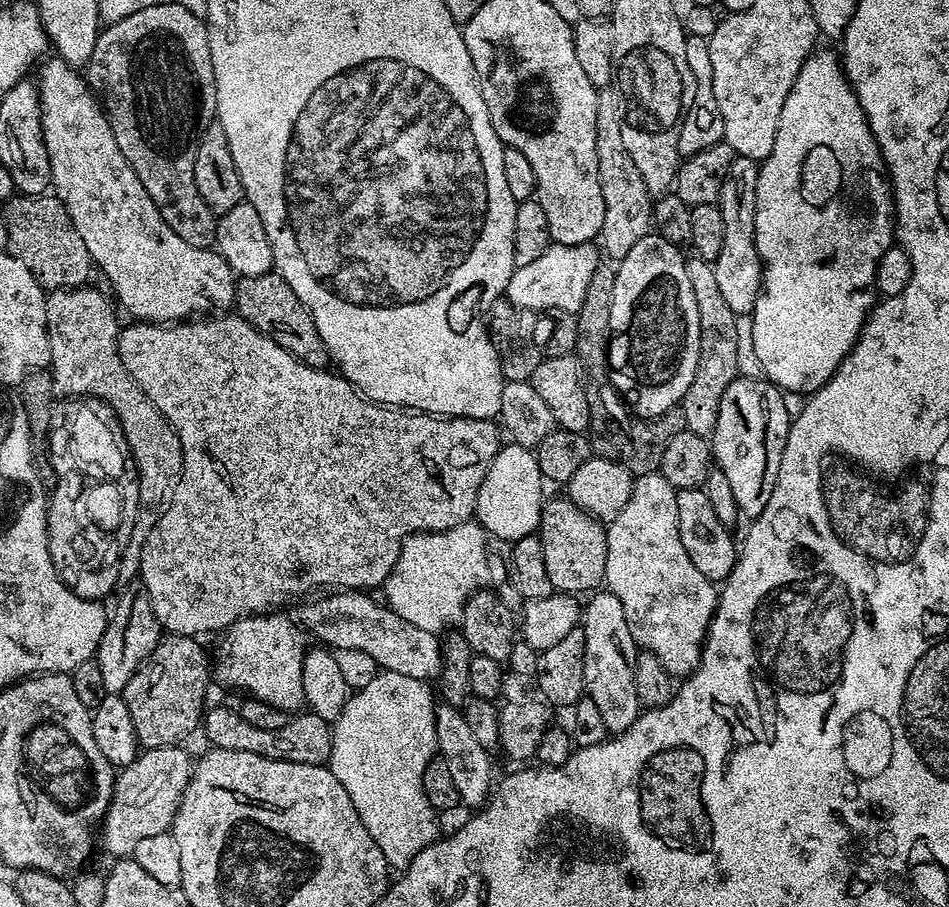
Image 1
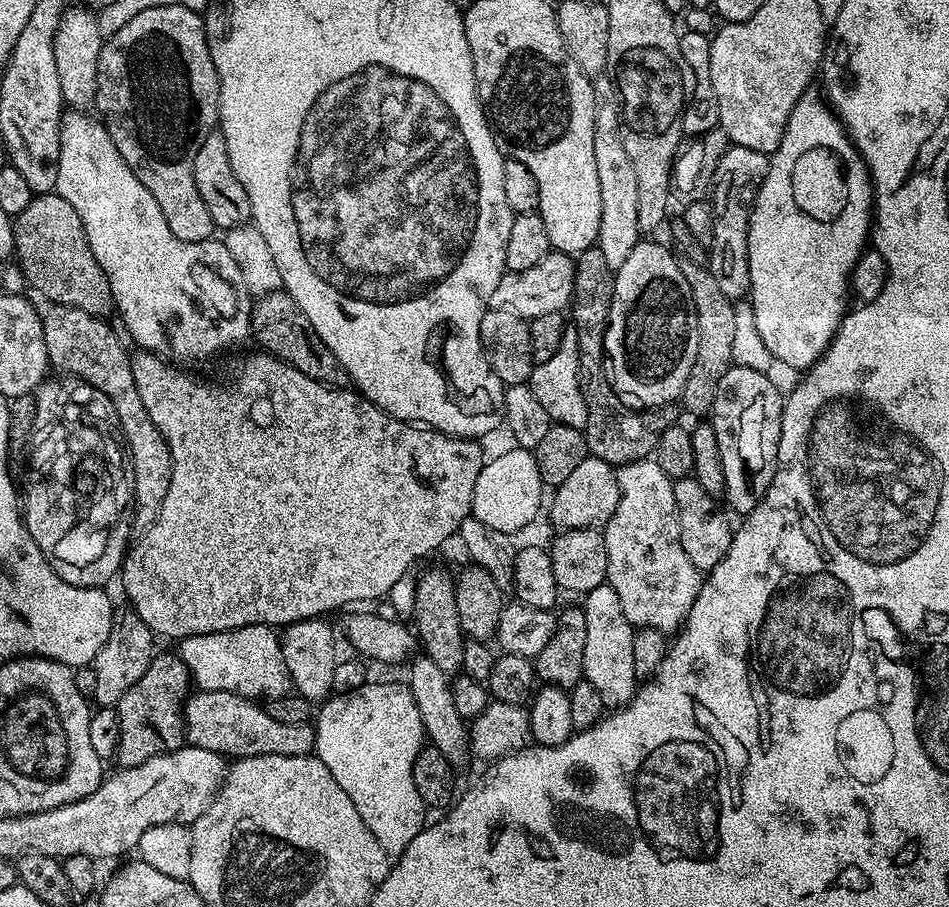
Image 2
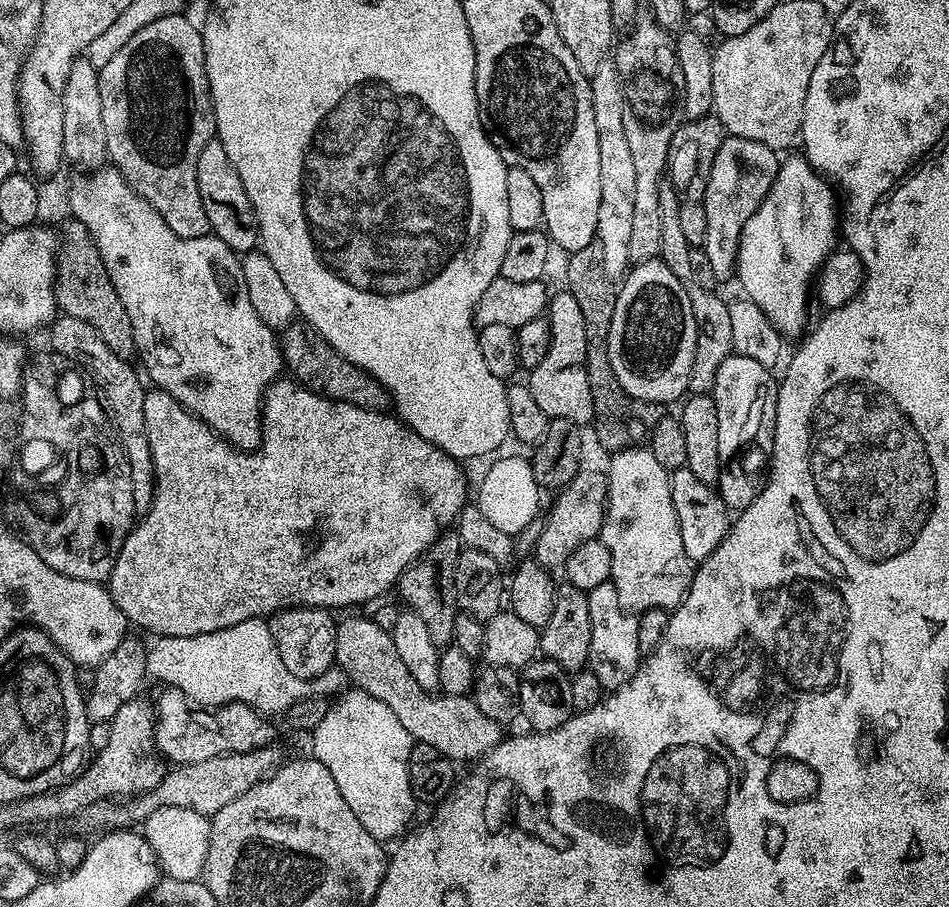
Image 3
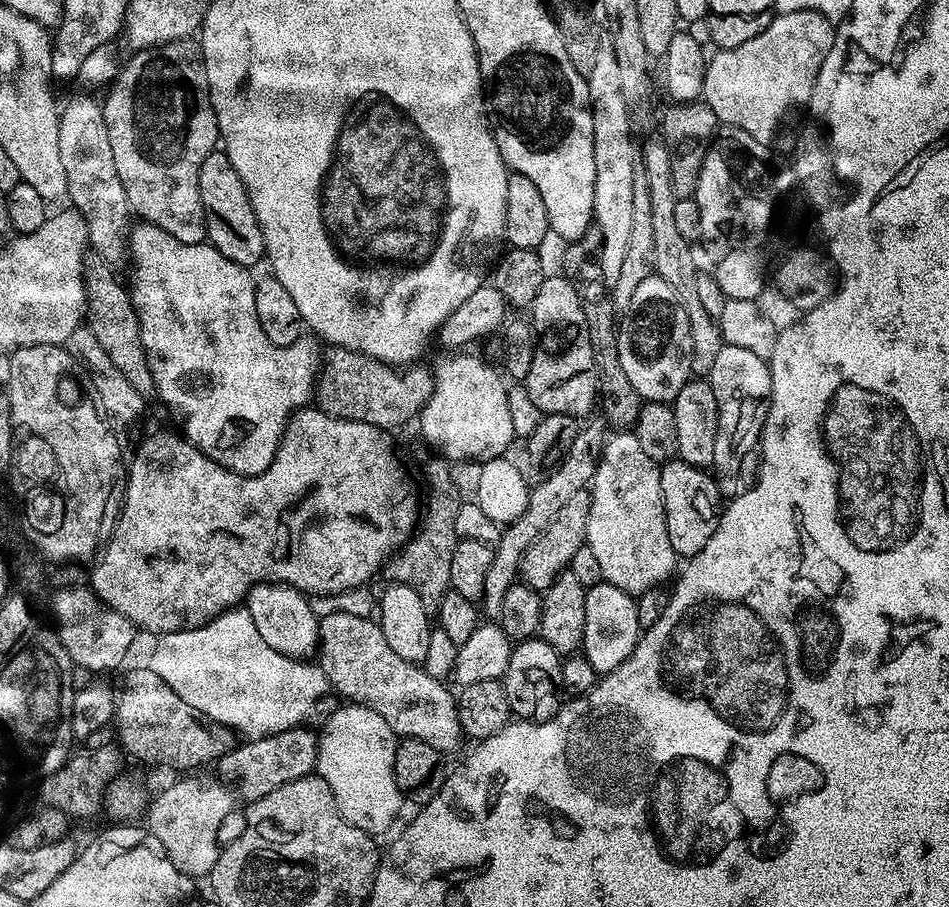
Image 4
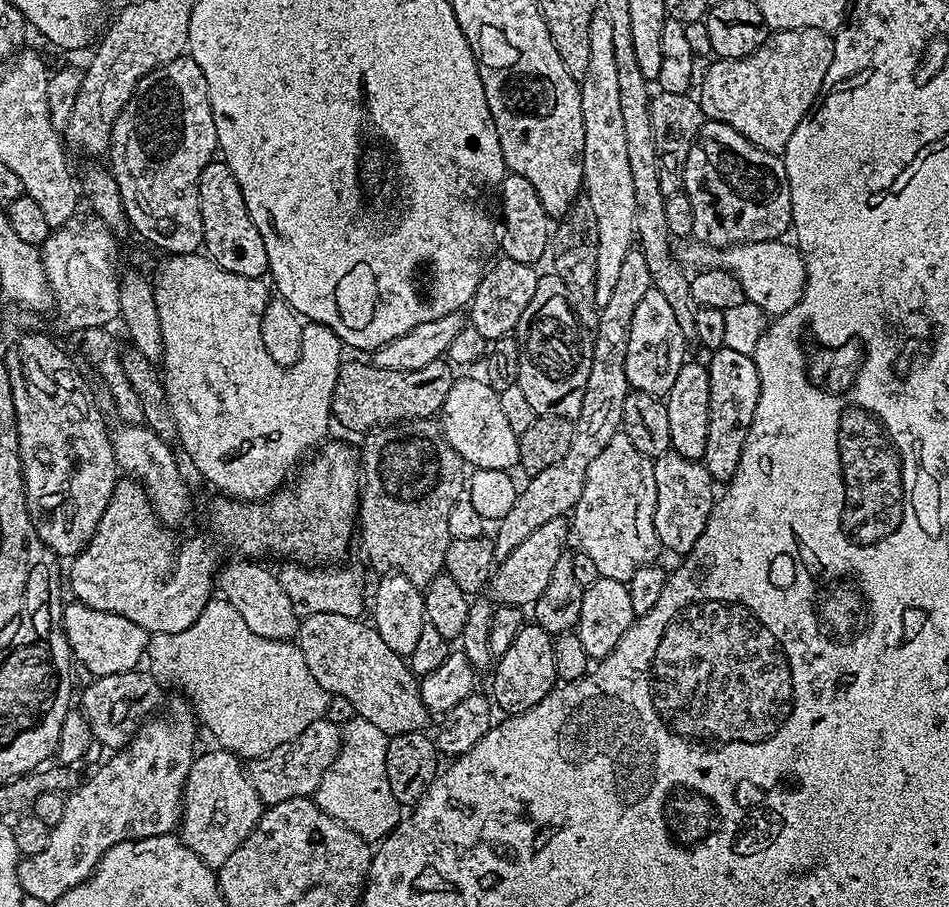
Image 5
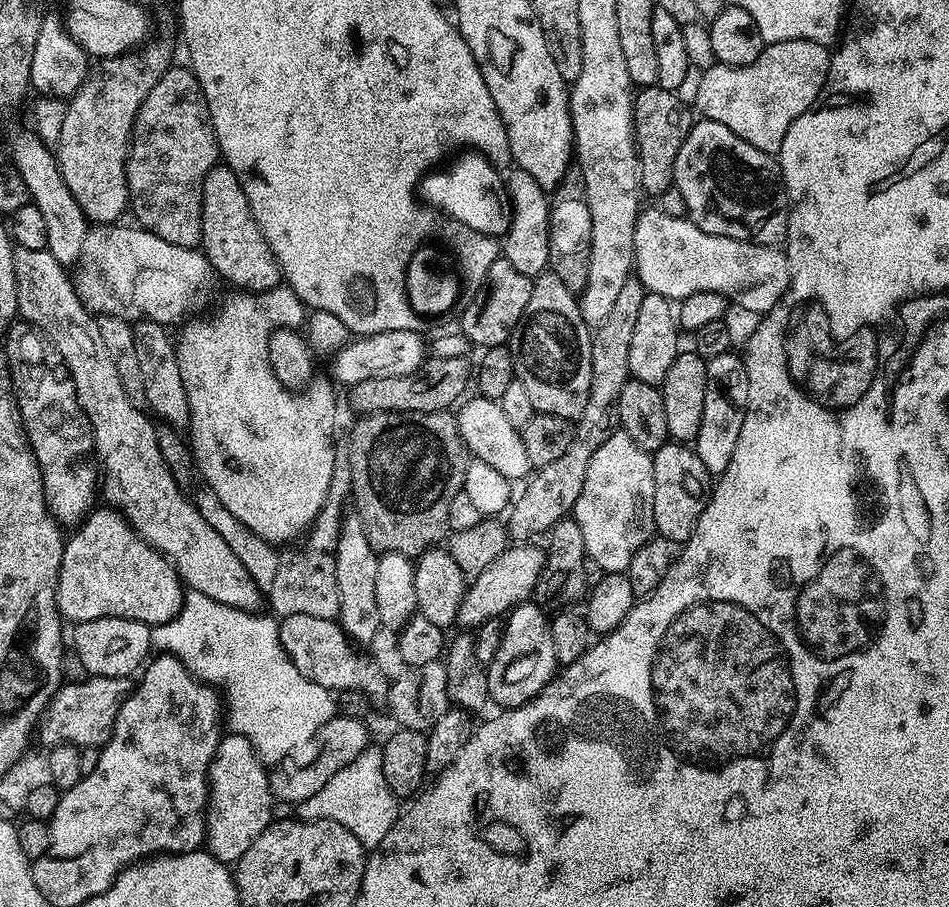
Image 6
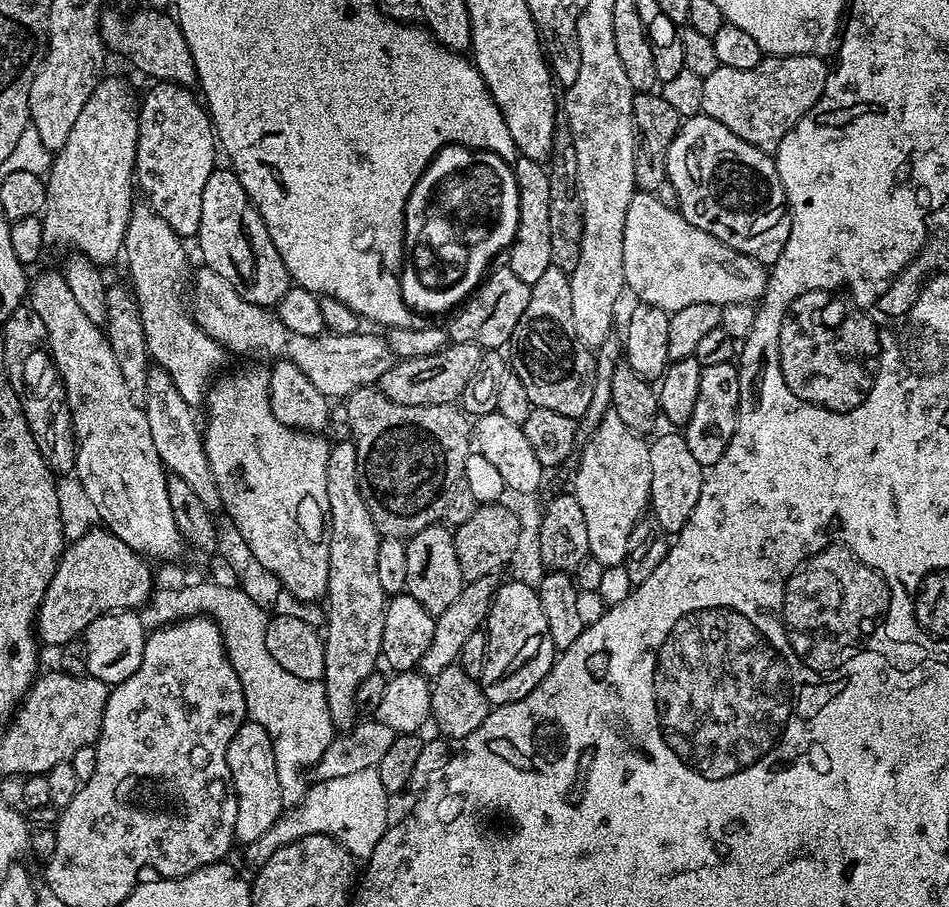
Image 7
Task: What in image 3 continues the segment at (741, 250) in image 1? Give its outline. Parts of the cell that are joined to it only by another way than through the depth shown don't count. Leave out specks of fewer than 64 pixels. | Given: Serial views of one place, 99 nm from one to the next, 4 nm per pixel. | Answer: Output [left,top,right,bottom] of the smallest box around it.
[702,135,782,280]

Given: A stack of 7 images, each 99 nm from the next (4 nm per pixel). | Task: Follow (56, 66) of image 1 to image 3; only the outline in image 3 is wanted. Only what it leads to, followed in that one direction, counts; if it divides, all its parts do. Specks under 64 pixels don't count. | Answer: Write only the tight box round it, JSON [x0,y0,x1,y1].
[68,166,285,450]

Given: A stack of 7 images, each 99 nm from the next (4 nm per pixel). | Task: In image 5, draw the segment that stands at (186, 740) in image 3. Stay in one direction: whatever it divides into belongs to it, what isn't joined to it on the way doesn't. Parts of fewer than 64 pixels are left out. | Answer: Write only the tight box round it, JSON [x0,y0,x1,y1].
[79,671,161,750]

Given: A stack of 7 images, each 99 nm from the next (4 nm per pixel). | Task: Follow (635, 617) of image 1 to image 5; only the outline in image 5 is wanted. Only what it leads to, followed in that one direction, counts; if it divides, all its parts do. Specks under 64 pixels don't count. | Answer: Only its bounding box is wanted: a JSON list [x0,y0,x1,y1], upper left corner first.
[570,434,662,582]

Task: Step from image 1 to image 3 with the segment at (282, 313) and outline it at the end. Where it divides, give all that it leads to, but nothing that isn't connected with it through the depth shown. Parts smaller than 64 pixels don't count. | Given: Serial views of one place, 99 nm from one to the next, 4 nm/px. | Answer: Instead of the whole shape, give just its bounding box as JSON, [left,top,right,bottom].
[279,323,390,410]

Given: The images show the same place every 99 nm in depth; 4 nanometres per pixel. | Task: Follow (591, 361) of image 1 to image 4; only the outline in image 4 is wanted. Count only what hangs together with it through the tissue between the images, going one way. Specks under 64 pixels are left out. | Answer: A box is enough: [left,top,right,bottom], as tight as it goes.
[562,226,642,430]

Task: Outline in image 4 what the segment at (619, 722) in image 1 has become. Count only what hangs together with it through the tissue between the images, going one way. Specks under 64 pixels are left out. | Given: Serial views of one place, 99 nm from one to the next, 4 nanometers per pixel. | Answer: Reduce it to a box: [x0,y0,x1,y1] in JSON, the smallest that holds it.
[582,582,642,674]

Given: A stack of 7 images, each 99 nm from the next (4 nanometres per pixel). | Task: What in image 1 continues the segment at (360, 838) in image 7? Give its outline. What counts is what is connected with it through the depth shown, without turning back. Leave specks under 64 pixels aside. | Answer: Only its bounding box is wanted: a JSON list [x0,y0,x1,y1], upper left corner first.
[330,650,438,870]

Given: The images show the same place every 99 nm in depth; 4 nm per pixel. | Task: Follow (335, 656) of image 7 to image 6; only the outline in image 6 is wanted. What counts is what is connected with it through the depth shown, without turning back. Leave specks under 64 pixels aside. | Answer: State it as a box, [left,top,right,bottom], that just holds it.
[334,514,382,645]

